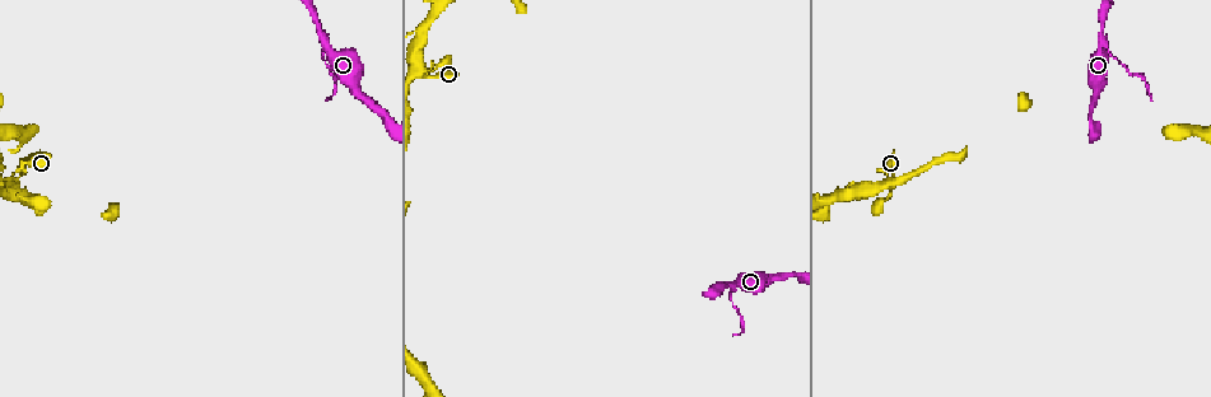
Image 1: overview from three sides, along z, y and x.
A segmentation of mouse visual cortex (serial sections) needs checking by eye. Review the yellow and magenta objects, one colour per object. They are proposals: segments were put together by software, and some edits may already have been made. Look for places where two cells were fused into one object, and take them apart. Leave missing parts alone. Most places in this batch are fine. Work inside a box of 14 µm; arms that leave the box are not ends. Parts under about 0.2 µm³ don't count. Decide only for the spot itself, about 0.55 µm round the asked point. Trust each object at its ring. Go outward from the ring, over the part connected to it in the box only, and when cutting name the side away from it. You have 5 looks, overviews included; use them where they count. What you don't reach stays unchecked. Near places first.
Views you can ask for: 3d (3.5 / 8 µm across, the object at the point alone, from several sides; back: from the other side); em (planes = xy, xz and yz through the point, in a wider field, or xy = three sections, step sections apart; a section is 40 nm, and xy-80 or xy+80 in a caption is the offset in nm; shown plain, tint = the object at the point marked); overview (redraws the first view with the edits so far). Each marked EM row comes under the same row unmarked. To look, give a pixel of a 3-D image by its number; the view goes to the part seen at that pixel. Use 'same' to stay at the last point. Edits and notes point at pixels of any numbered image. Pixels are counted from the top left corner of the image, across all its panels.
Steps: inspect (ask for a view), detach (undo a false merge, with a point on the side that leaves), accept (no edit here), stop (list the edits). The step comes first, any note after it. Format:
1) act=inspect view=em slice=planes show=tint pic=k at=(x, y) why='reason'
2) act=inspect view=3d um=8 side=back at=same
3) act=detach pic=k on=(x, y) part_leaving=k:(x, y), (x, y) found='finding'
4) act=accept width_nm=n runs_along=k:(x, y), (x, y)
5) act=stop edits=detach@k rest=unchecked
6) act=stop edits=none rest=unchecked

act=inspect view=3d um=3.5 pic=1 at=(422, 77) why='sharp bend'

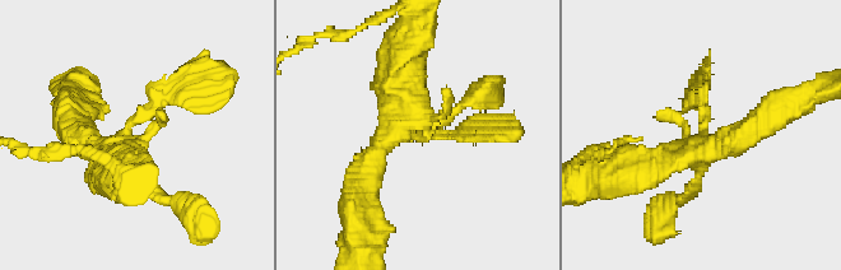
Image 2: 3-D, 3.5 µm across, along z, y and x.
act=inspect view=em slice=xy step=3 show=tint pic=2 at=(413, 136)

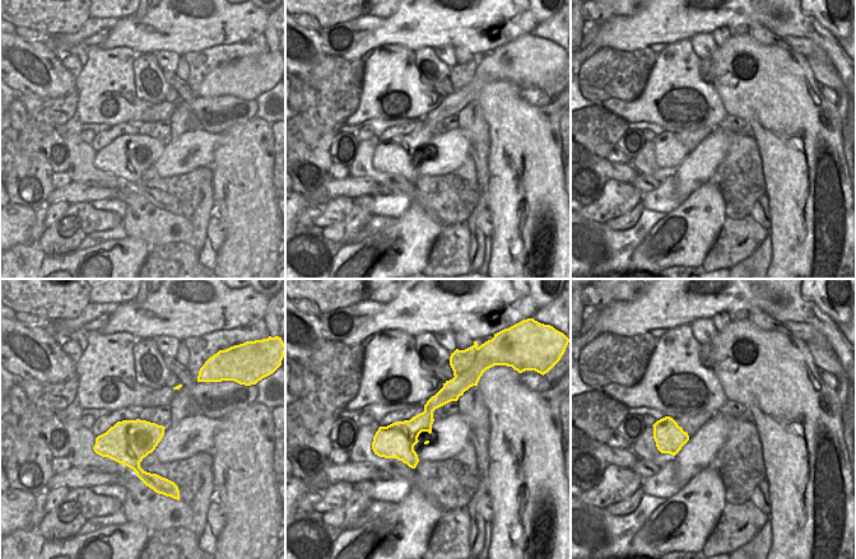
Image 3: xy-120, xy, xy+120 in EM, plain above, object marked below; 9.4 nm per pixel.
act=accept runs_along=2:(204, 94), (165, 94), (129, 125), (114, 168) found='one cell here'

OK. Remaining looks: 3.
act=inspect view=3d um=3.5 side=back pic=1 at=(731, 285) why='thick turns thin'

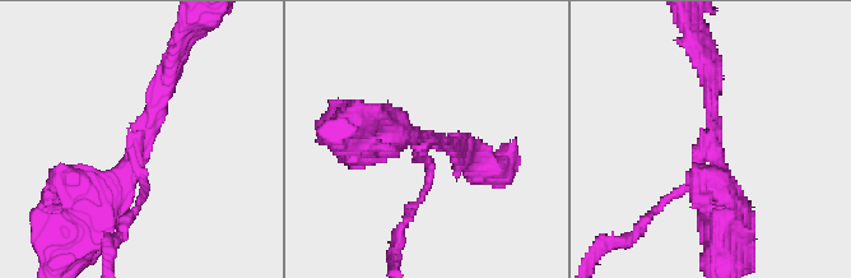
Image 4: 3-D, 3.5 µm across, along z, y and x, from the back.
act=inspect view=em slice=xy step=3 show=tint pic=4 at=(427, 138) why='need the tissue'

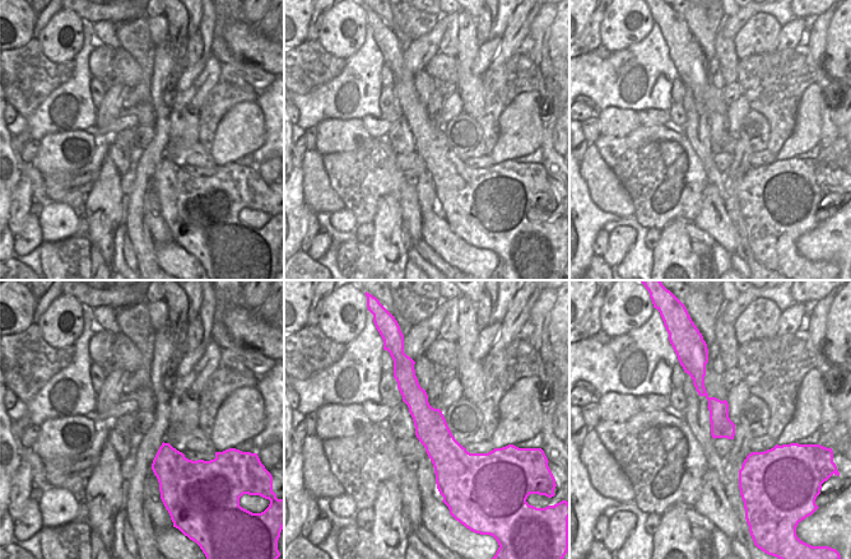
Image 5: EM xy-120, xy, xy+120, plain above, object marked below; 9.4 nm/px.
act=accept width_nm=320 runs_along=4:(87, 213), (134, 158), (170, 64) found='one cell here'

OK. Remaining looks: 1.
act=stop edits=none rest=unchecked

